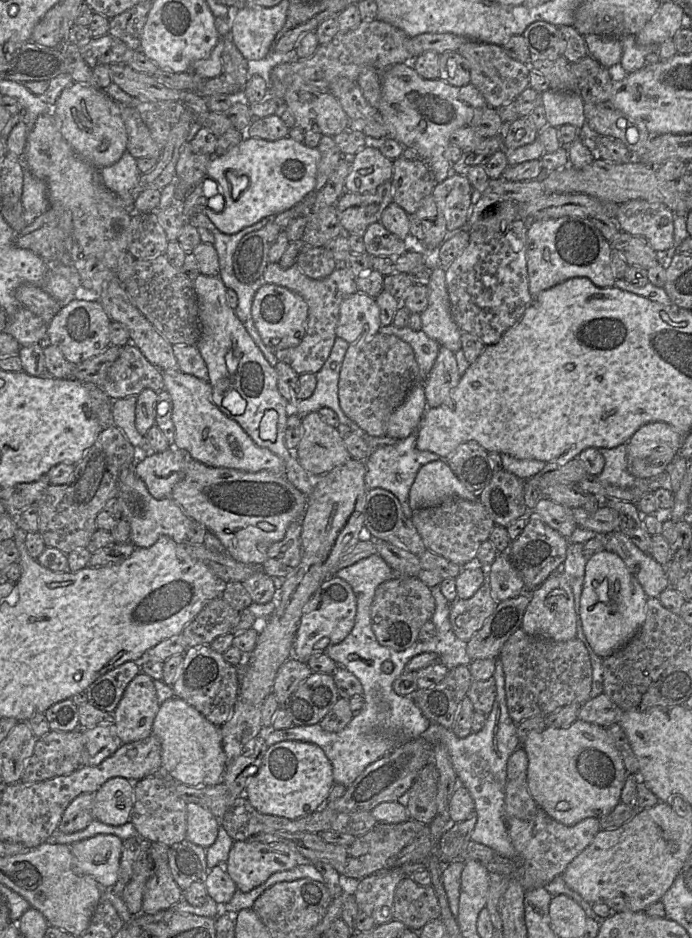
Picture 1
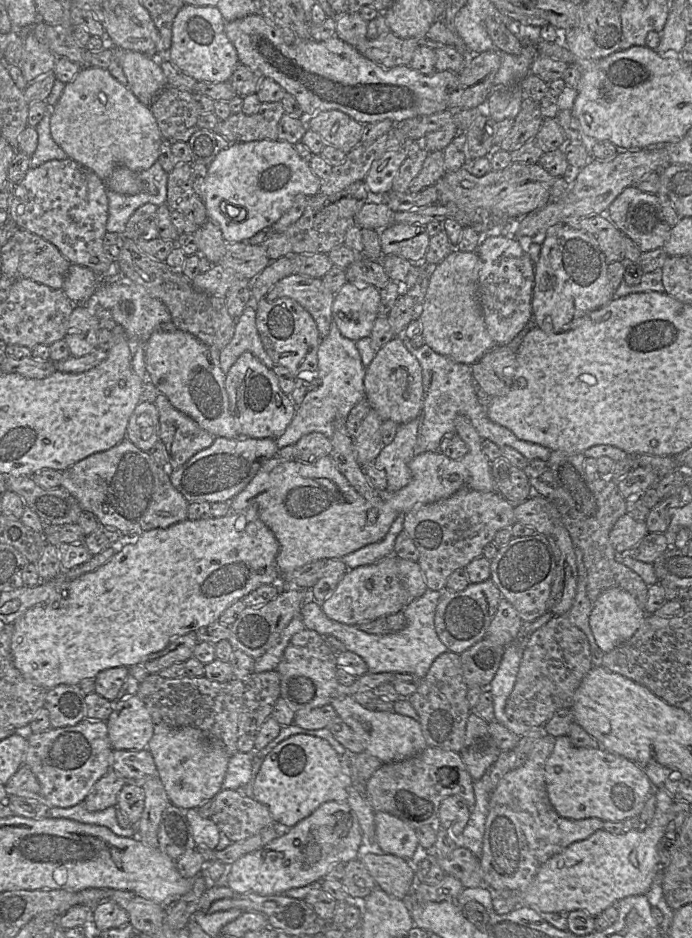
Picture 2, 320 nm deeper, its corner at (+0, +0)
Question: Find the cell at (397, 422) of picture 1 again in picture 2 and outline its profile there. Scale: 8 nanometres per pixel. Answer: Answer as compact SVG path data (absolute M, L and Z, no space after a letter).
M397 335L377 350L366 368L364 387L366 400L379 417L405 424L420 414L423 409L422 369L418 360L406 348L402 335Z

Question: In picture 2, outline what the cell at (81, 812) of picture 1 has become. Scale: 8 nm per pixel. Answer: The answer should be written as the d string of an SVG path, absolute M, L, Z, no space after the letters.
M110 769L92 787L84 800L86 809L90 812L102 811L117 805L118 794L128 781Z

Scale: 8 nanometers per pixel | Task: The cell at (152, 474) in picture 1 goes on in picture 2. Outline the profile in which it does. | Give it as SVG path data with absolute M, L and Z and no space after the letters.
M216 437L208 448L201 450L179 468L170 471L172 485L188 502L230 502L253 479L264 462L277 456L279 448L272 438Z

